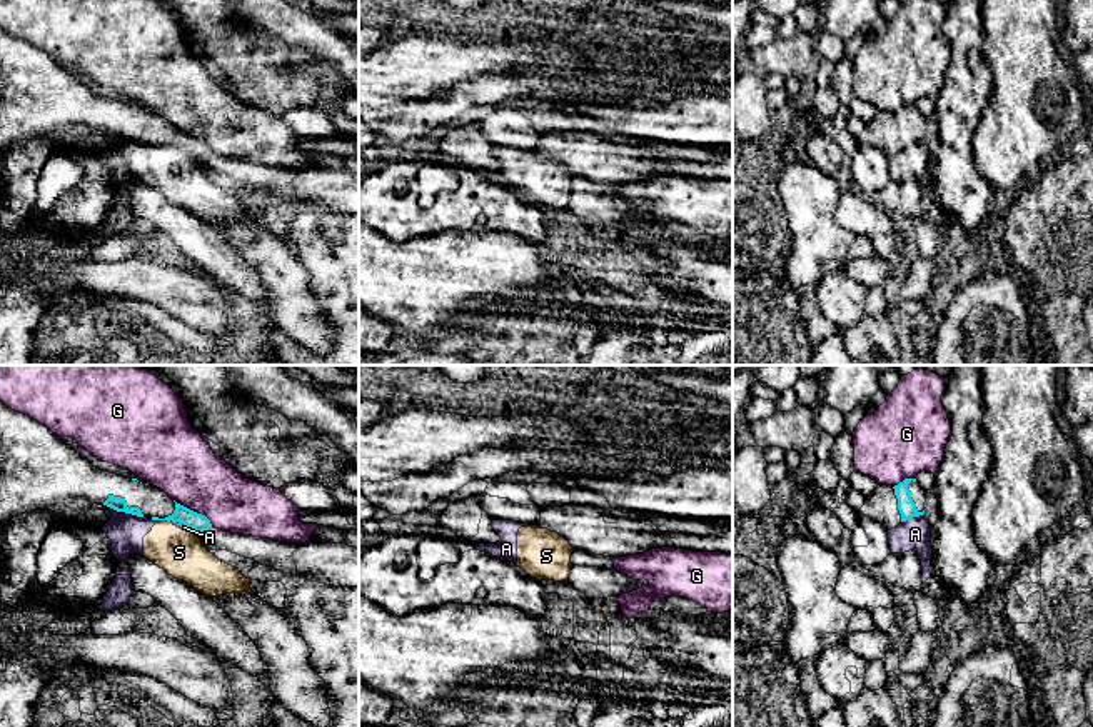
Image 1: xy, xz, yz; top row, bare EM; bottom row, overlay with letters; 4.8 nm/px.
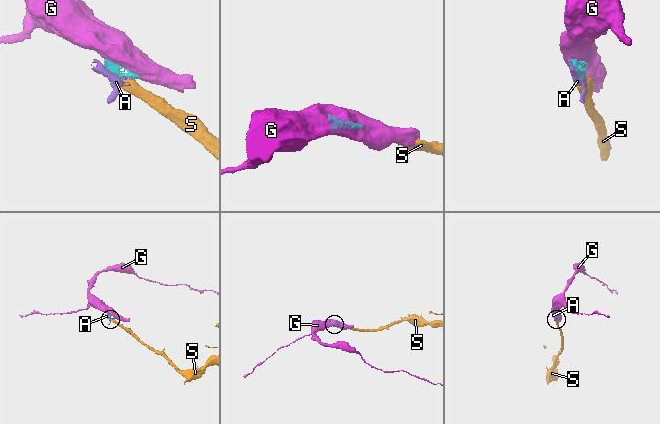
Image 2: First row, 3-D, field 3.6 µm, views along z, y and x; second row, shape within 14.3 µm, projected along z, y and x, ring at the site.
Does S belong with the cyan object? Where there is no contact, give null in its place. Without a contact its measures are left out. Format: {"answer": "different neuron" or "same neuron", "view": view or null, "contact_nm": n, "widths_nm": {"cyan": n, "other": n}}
{"answer": "different neuron", "view": "xy", "contact_nm": 50, "widths_nm": {"cyan": 90, "other": 220}}

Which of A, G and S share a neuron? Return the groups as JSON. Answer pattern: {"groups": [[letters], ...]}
{"groups": [["A", "S"], ["G"]]}

